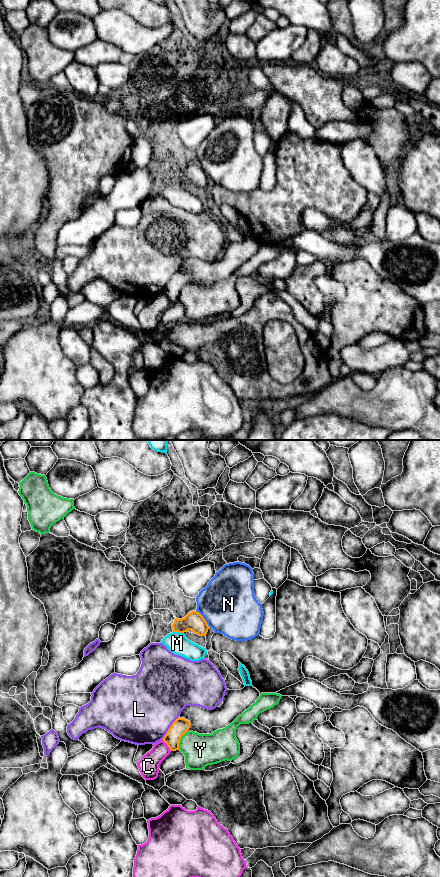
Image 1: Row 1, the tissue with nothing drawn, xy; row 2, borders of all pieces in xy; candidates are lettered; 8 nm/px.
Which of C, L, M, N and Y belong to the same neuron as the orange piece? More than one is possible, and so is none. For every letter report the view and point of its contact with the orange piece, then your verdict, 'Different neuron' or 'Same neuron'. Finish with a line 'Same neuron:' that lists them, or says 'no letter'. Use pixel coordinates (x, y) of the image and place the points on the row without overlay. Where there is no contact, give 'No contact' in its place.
C: Touches orange at xy (167, 297). Different neuron
L: Touches orange at xy (169, 280). Different neuron
M: Touches orange at xy (178, 183). Different neuron
N: Touches orange at xy (203, 170). Different neuron
Y: Touches orange at xy (180, 291). Different neuron
Same neuron: no letter

